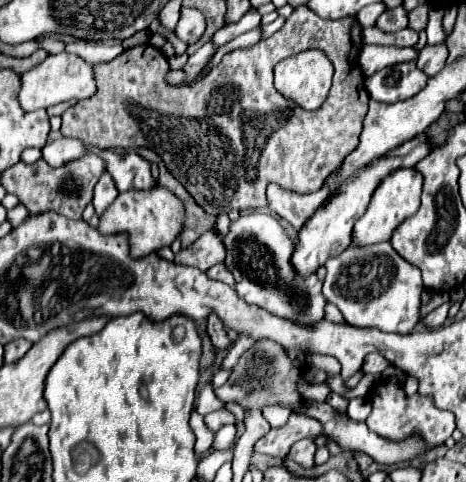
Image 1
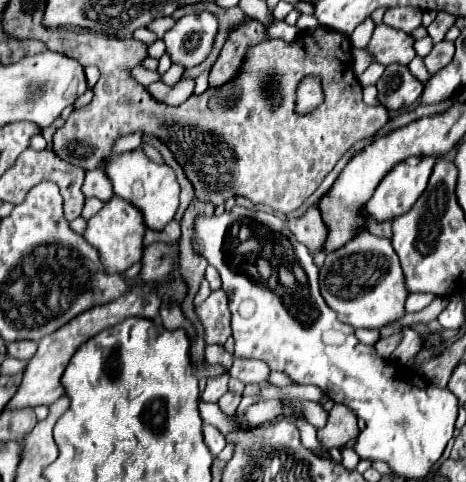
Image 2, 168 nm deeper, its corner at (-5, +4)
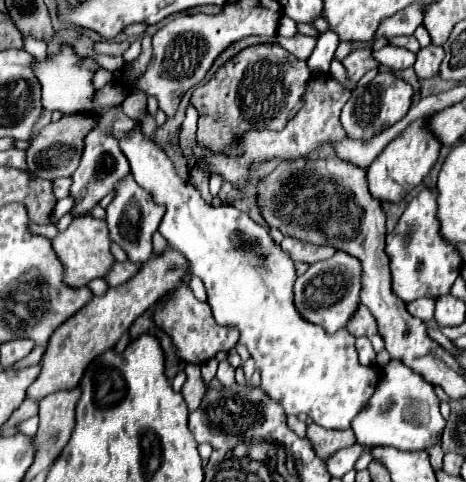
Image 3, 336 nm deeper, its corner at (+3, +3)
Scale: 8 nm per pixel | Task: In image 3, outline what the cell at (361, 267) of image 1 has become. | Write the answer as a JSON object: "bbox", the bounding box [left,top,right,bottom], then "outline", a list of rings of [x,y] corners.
{"bbox":[294,250,362,334],"outline":[[[336,250],[336,254],[324,262],[312,264],[294,284],[294,302],[300,314],[326,328],[328,334],[334,334],[340,328],[346,328],[350,318],[360,306],[360,288],[362,288],[362,268],[360,260],[348,256],[346,252]]]}

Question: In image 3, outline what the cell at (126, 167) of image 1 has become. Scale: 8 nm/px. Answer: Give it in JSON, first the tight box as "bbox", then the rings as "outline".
{"bbox":[106,174,164,262],"outline":[[[132,174],[126,176],[124,180],[120,180],[120,184],[114,190],[114,200],[106,208],[110,238],[112,238],[112,242],[120,244],[126,250],[128,260],[132,260],[132,262],[150,260],[152,234],[158,230],[162,216],[164,216],[164,206],[156,204],[152,200],[152,196],[148,196],[148,192],[144,192],[144,188],[140,188],[140,184],[136,184],[136,180],[132,180]]]}

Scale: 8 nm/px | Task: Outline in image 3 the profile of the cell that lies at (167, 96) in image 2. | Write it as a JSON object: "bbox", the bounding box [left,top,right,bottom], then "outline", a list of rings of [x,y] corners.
{"bbox":[70,128,130,216],"outline":[[[94,128],[86,140],[84,140],[84,156],[82,162],[78,166],[78,170],[72,174],[72,192],[70,196],[76,198],[76,206],[72,208],[74,214],[84,216],[88,214],[88,210],[100,202],[100,198],[104,198],[106,194],[110,194],[114,190],[114,186],[130,174],[130,164],[128,158],[124,156],[124,152],[120,152],[120,144],[116,144],[114,136],[108,136],[108,132],[104,132],[104,128]]]}

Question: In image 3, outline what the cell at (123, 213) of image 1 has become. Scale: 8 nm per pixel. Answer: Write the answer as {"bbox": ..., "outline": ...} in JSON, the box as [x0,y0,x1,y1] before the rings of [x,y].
{"bbox":[52,216,112,286],"outline":[[[82,216],[82,218],[74,218],[74,222],[68,226],[66,232],[60,232],[54,240],[52,246],[60,258],[60,262],[66,268],[66,276],[64,282],[68,286],[86,286],[90,280],[94,278],[104,278],[104,272],[108,272],[108,268],[112,268],[112,240],[108,238],[108,224],[106,218],[94,218],[94,216]]]}

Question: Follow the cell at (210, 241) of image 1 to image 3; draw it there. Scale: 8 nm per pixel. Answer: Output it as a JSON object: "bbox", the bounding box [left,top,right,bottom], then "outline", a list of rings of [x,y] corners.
{"bbox":[104,260,142,286],"outline":[[[126,260],[126,262],[116,262],[116,264],[112,266],[112,270],[106,274],[104,280],[108,282],[108,286],[120,286],[120,284],[128,282],[140,268],[142,268],[142,264],[132,264],[130,260]]]}

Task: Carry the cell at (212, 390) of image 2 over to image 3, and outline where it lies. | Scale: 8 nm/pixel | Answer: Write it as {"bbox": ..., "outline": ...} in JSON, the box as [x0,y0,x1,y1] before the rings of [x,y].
{"bbox":[182,364,204,412],"outline":[[[186,364],[184,372],[188,374],[188,380],[182,388],[182,394],[186,398],[186,404],[188,404],[188,410],[194,412],[196,404],[200,404],[200,396],[204,396],[204,382],[202,382],[202,374],[200,374],[200,368],[196,364]]]}

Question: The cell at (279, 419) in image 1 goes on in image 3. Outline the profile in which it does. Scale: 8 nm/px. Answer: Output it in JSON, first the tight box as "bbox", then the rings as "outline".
{"bbox":[216,360,235,386],"outline":[[[227,360],[219,362],[216,377],[223,386],[231,386],[235,383],[235,369],[230,366]]]}

